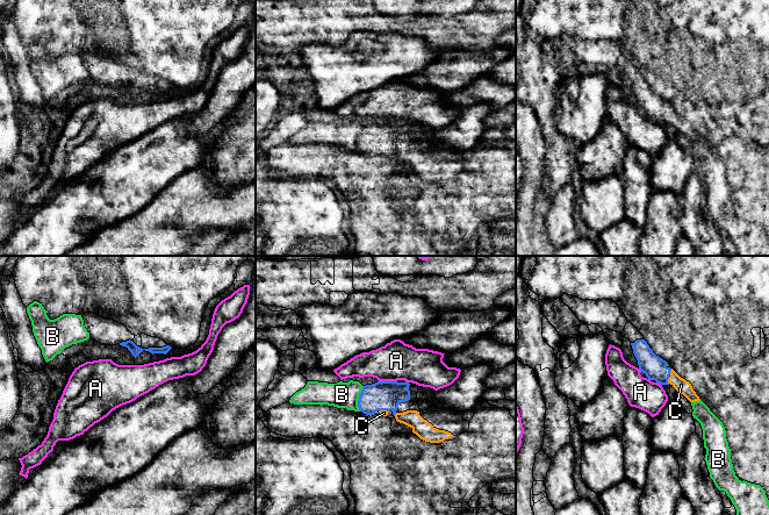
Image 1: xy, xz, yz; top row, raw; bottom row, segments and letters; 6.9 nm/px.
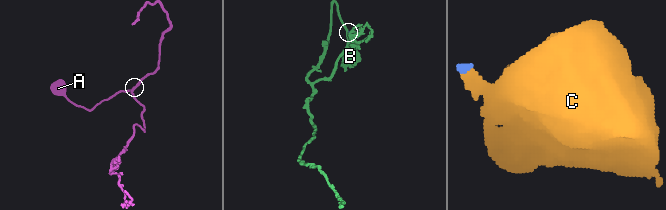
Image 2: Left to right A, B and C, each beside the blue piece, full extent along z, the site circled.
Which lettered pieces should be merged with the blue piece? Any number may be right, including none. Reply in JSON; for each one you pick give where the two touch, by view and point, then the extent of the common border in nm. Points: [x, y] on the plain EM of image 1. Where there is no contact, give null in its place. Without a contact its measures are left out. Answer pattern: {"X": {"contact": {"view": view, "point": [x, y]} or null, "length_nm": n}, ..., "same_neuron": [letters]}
{"C": {"contact": {"view": "yz", "point": [667, 120]}, "length_nm": 60}, "same_neuron": ["C"]}

